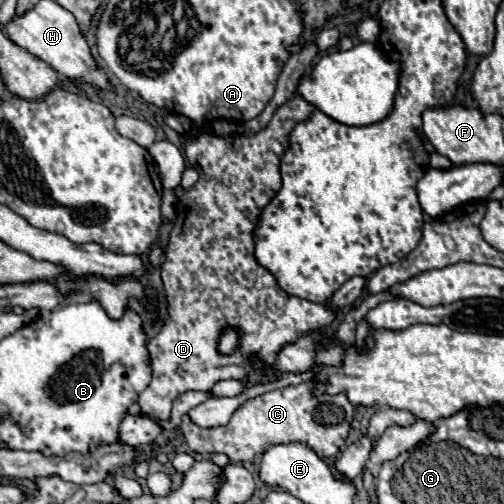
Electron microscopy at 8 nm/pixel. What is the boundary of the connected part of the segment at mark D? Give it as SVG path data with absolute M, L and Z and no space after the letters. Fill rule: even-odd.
M294 96L292 100L288 100L286 104L282 104L282 106L274 112L270 124L268 124L266 128L262 128L260 132L256 132L256 134L250 134L250 136L246 136L246 134L212 136L212 134L200 132L200 134L198 134L198 142L186 146L186 148L200 148L198 154L188 154L188 158L194 158L194 156L196 156L196 164L198 164L198 170L200 170L200 178L198 178L198 182L196 182L192 188L188 188L188 190L184 190L182 186L178 186L178 188L174 190L174 196L176 196L176 222L174 222L174 228L172 228L170 238L168 238L166 262L164 262L164 266L162 266L162 282L164 282L166 300L168 300L168 320L164 322L162 330L148 342L148 356L150 356L150 366L152 366L152 380L150 380L150 384L146 386L146 390L144 390L144 392L140 394L140 398L138 398L138 404L140 404L140 408L142 408L144 414L150 414L150 416L154 416L154 418L158 418L158 420L168 420L172 402L174 402L182 392L188 392L188 390L204 390L204 392L208 392L208 390L214 386L214 382L218 382L218 380L244 378L244 376L248 374L248 370L250 370L250 360L248 360L250 354L258 354L258 356L264 358L266 362L272 362L272 360L276 358L276 352L278 352L284 344L294 342L294 340L296 340L298 336L302 336L304 332L318 330L318 328L326 328L326 326L330 326L330 324L336 320L336 310L332 310L330 306L326 306L326 304L314 304L314 302L302 300L302 298L298 298L298 296L288 296L288 294L278 286L276 278L274 278L266 268L262 268L262 266L256 262L256 258L254 258L252 230L254 230L254 226L256 226L256 220L258 220L258 214L262 212L262 208L272 200L272 196L274 196L274 194L280 190L280 186L282 186L278 166L280 166L280 158L282 158L284 150L288 148L288 134L290 134L290 130L294 128L294 124L306 120L306 118L312 114L312 110L314 110L312 104L308 104L308 102L302 100L300 96ZM224 328L238 328L238 330L242 332L242 336L240 336L240 352L236 352L236 354L232 354L232 356L222 356L222 354L218 354L218 336L220 336L220 332L222 332Z

